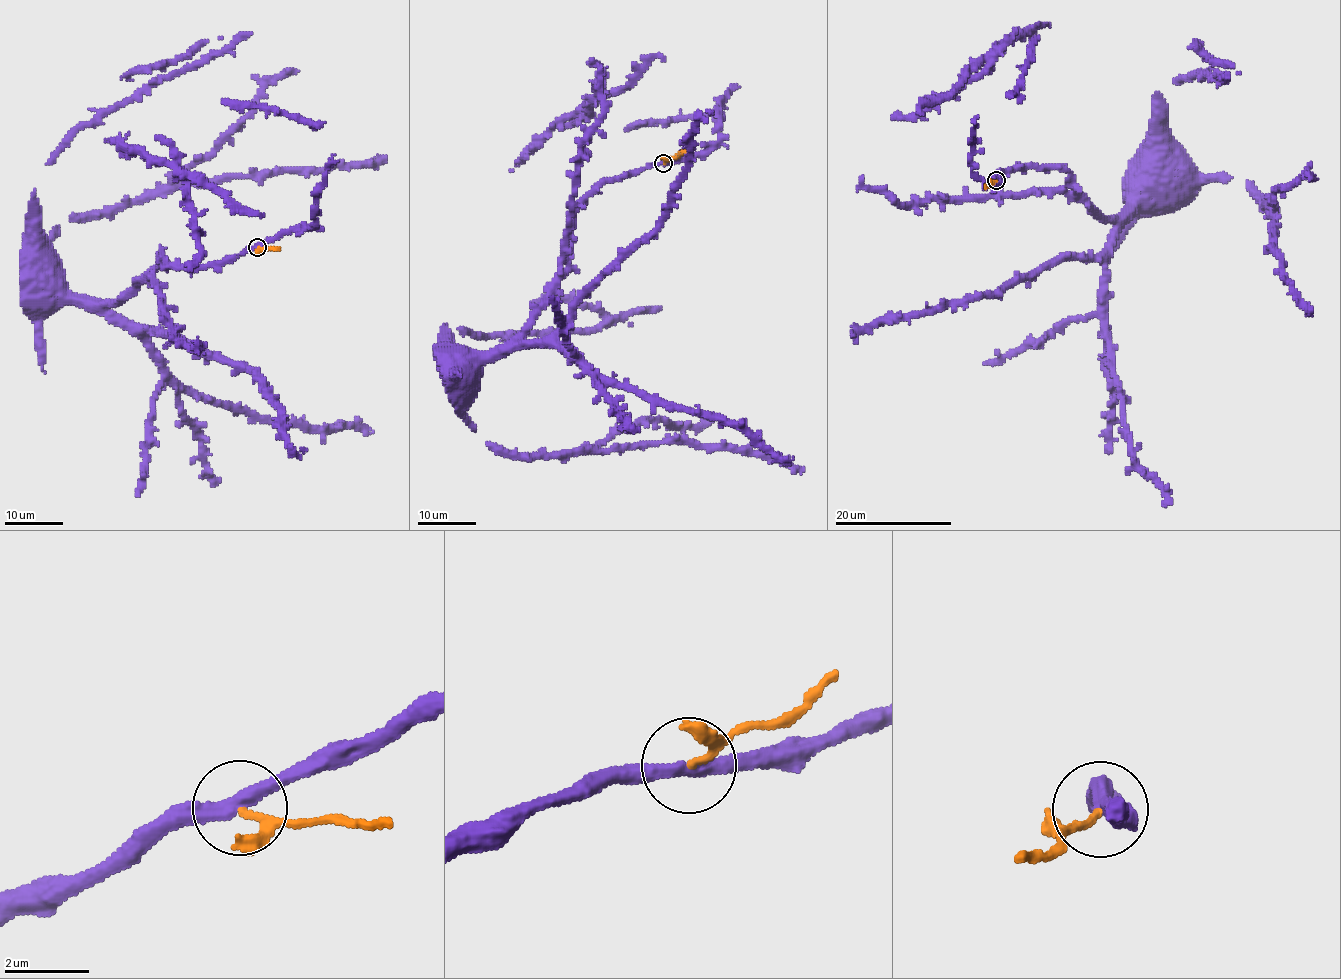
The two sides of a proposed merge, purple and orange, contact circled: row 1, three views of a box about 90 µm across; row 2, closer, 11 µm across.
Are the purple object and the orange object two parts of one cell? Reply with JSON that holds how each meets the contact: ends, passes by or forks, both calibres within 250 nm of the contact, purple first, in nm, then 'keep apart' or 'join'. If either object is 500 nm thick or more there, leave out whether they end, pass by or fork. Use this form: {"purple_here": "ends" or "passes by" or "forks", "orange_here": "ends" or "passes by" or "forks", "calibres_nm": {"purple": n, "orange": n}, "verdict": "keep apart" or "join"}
{"purple_here": "passes by", "orange_here": "passes by", "calibres_nm": {"purple": 340, "orange": 130}, "verdict": "keep apart"}

